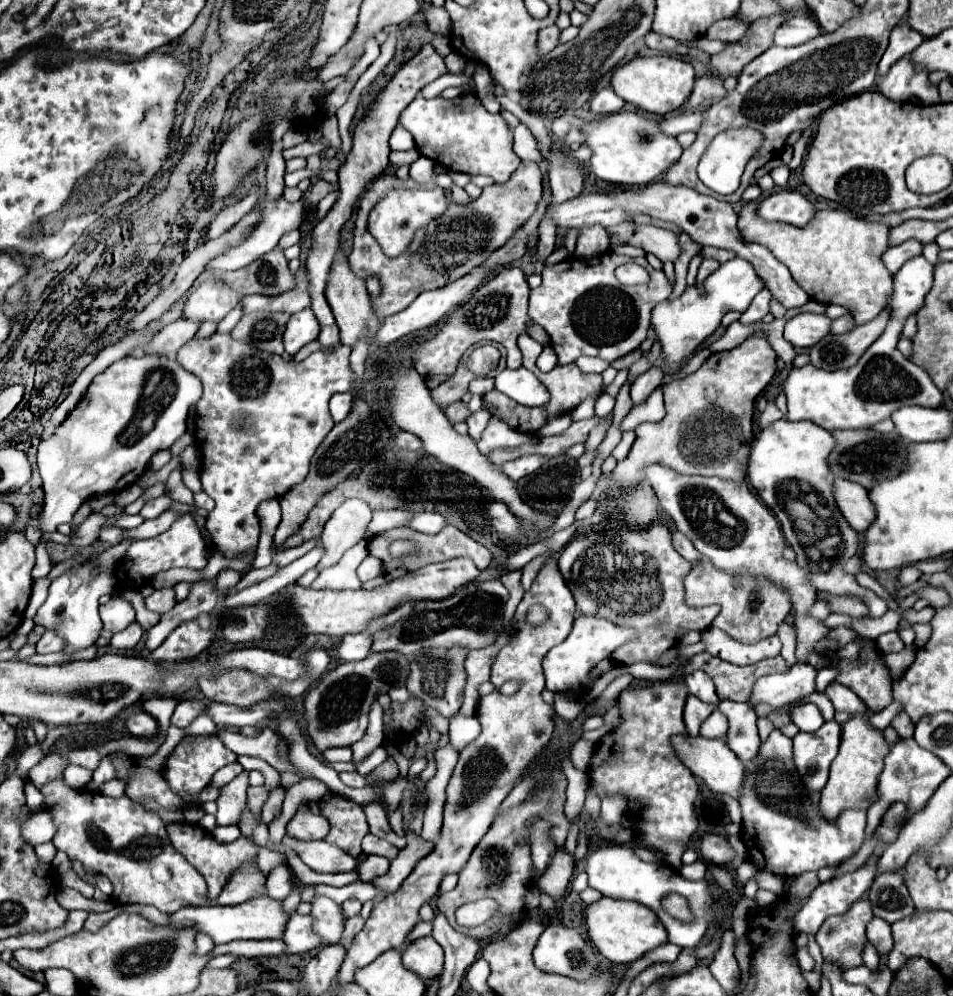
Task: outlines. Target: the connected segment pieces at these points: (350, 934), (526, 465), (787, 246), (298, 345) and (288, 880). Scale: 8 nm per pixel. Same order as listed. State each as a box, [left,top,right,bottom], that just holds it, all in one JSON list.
[[341,916,365,950],[501,456,549,482],[739,202,893,324],[283,308,319,354],[267,864,305,900]]

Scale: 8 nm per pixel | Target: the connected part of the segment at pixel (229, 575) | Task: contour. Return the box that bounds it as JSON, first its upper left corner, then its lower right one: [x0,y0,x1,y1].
[217,570,241,592]

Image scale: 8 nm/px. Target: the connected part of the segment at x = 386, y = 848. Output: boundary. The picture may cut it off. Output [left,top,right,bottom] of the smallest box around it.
[363,834,397,860]

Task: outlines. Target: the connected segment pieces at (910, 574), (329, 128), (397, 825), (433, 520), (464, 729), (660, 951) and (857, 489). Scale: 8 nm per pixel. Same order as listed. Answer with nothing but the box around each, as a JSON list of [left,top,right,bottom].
[[898,566,922,587],[322,116,346,164],[389,808,405,836],[409,512,445,534],[449,714,481,752],[625,944,683,980],[835,478,875,532]]

